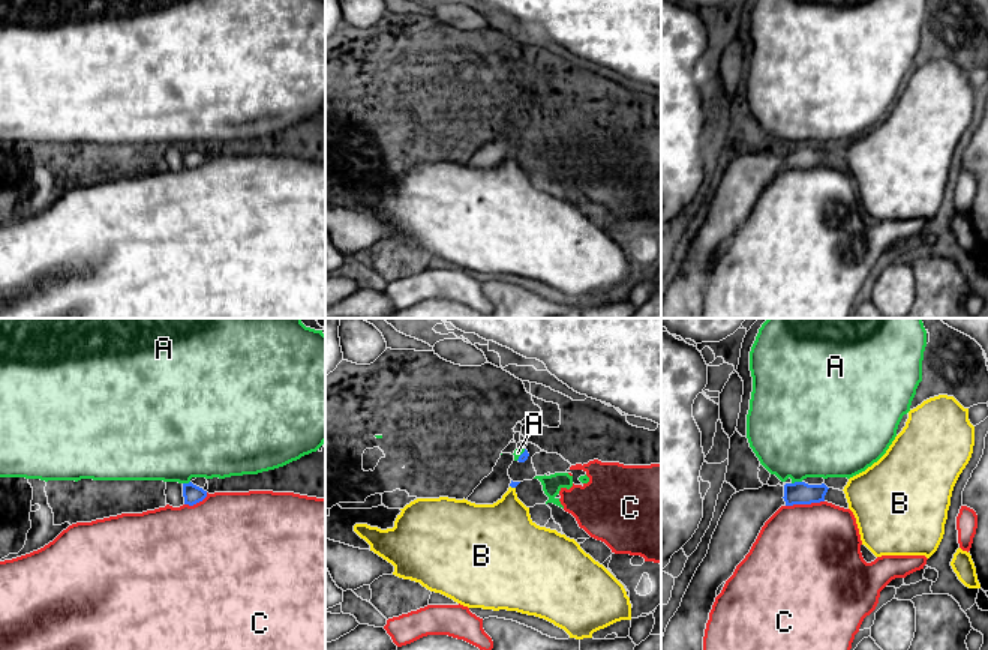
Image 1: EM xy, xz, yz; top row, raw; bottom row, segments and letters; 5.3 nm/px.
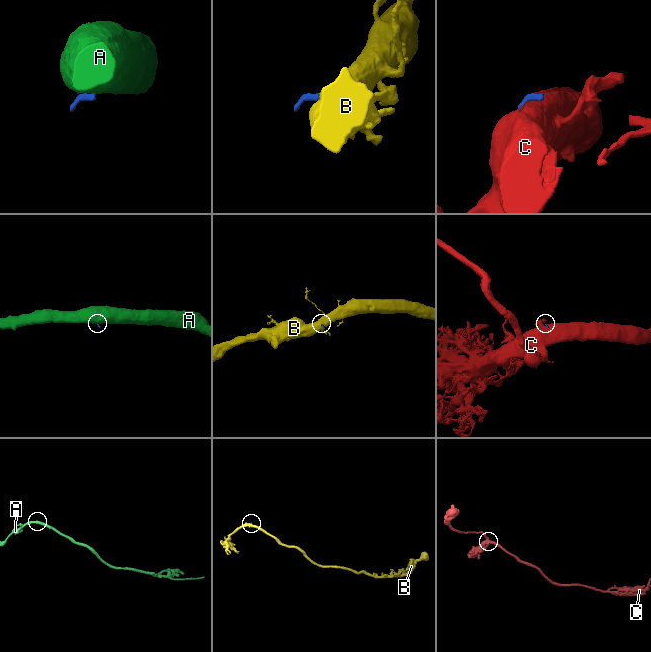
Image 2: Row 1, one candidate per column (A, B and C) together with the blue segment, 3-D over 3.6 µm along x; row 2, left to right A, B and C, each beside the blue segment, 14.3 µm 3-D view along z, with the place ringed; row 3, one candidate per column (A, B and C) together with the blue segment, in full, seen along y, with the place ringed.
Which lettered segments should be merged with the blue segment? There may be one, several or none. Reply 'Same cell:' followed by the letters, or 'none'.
Same cell: B

